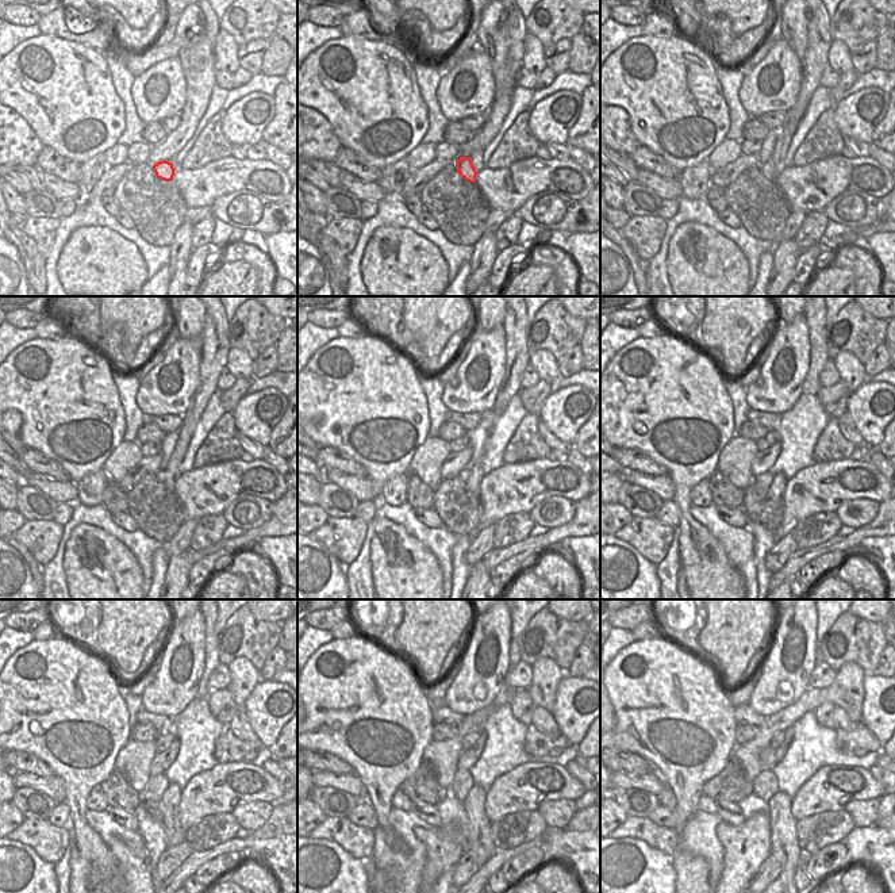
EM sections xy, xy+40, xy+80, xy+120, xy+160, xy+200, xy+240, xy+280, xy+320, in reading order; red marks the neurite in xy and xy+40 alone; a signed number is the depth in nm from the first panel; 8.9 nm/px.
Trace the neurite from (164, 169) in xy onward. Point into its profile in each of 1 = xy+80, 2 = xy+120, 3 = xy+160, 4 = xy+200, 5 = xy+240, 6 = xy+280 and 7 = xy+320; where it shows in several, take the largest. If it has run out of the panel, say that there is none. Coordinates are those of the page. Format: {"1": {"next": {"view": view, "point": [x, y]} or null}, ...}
{"1": {"next": {"view": "xy+80", "point": [767, 169]}}, "2": {"next": {"view": "xy+120", "point": [161, 475]}}, "3": {"next": {"view": "xy+160", "point": [464, 474]}}, "4": {"next": {"view": "xy+200", "point": [763, 481]}}, "5": {"next": {"view": "xy+240", "point": [157, 785]}}, "6": {"next": {"view": "xy+280", "point": [463, 781]}}, "7": {"next": {"view": "xy+320", "point": [765, 785]}}}

